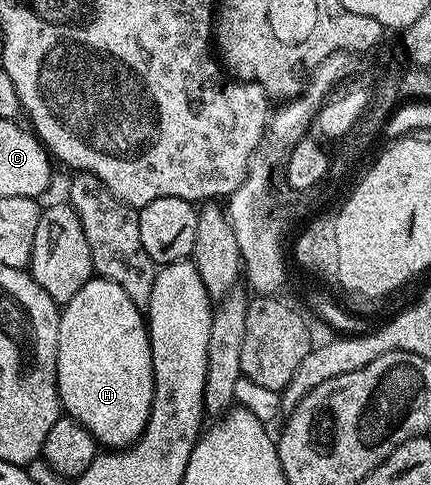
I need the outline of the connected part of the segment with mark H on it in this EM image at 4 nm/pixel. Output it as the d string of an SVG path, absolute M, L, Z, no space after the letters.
M93 277L88 280L86 285L82 285L82 289L78 289L78 293L74 293L74 297L70 297L68 303L63 304L60 313L60 324L58 325L56 384L58 385L63 414L69 419L79 421L96 438L97 444L101 448L127 449L140 438L140 435L144 432L144 428L147 427L150 409L154 401L154 373L152 372L152 350L150 349L150 341L148 340L148 324L145 316L142 314L141 308L136 307L134 301L130 301L130 297L126 297L126 293L122 293L122 289L118 289L118 285L114 285L114 281Z

